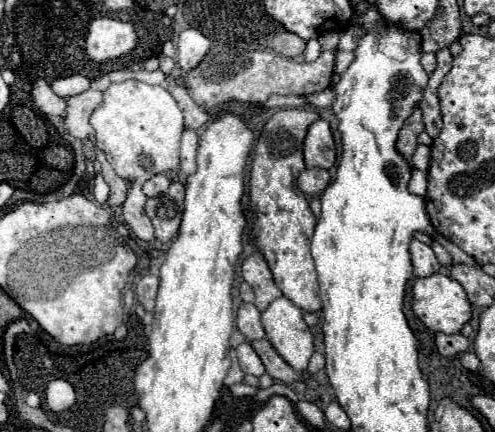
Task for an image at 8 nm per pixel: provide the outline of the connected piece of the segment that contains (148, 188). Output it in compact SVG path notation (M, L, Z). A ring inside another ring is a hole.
M155 174L153 178L149 178L145 184L143 184L143 192L145 196L153 198L153 196L159 196L163 194L171 184L171 178L167 174Z

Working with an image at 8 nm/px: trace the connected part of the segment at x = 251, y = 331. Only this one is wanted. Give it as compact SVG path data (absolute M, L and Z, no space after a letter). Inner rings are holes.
M243 302L239 306L239 310L237 310L237 328L247 340L265 338L265 330L259 322L259 316L261 316L261 312L255 308L255 304Z

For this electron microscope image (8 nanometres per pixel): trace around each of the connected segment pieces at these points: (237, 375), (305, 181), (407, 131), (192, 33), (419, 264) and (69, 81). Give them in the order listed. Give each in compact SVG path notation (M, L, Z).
M233 348L229 350L229 356L231 356L231 370L229 370L227 378L225 378L225 386L233 386L233 384L237 384L237 382L243 380L243 372L239 368L239 362L237 362L237 356L235 356Z
M305 168L299 178L297 178L297 188L307 194L307 196L317 196L321 194L327 184L331 182L331 174L329 170L323 168Z
M415 108L413 114L405 120L403 128L399 130L399 138L397 138L397 152L411 162L411 156L415 152L415 146L417 146L417 136L419 132L423 132L423 122L421 122L421 110Z
M195 28L183 30L179 36L179 46L177 46L177 64L183 72L193 70L199 66L199 62L205 58L209 50L209 40Z
M419 240L411 242L411 262L413 262L413 274L417 278L419 276L431 276L439 270L439 262L437 262L433 250Z
M75 74L75 76L55 80L51 84L51 88L53 88L53 92L57 96L75 96L75 94L81 94L81 92L85 92L89 88L89 80L85 76Z

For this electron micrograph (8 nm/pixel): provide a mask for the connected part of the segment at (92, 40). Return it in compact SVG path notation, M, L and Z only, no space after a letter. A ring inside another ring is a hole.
M97 16L87 26L85 54L93 62L115 58L131 52L137 44L137 34L131 22L121 22L109 16Z

